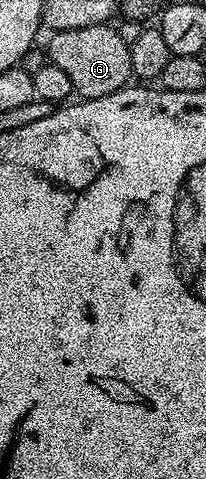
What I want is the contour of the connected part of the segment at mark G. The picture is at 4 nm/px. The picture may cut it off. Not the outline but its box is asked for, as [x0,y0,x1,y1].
[45,25,132,99]

